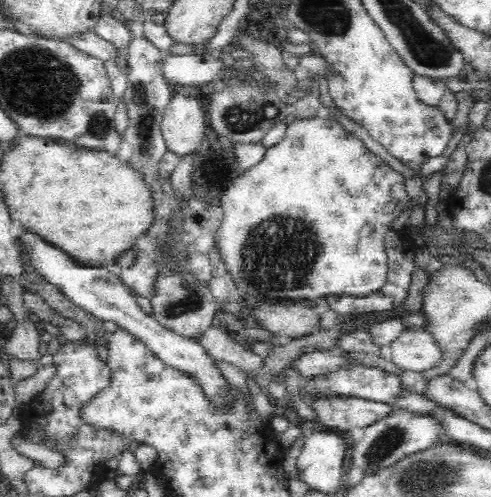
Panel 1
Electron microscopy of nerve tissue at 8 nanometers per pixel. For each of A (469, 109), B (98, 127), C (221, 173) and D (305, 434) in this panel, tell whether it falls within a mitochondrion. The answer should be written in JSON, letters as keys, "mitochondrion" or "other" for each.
{"A":"other","B":"mitochondrion","C":"other","D":"other"}

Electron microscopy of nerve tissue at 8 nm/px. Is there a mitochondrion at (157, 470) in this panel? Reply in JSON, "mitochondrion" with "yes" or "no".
{"mitochondrion":"no"}

